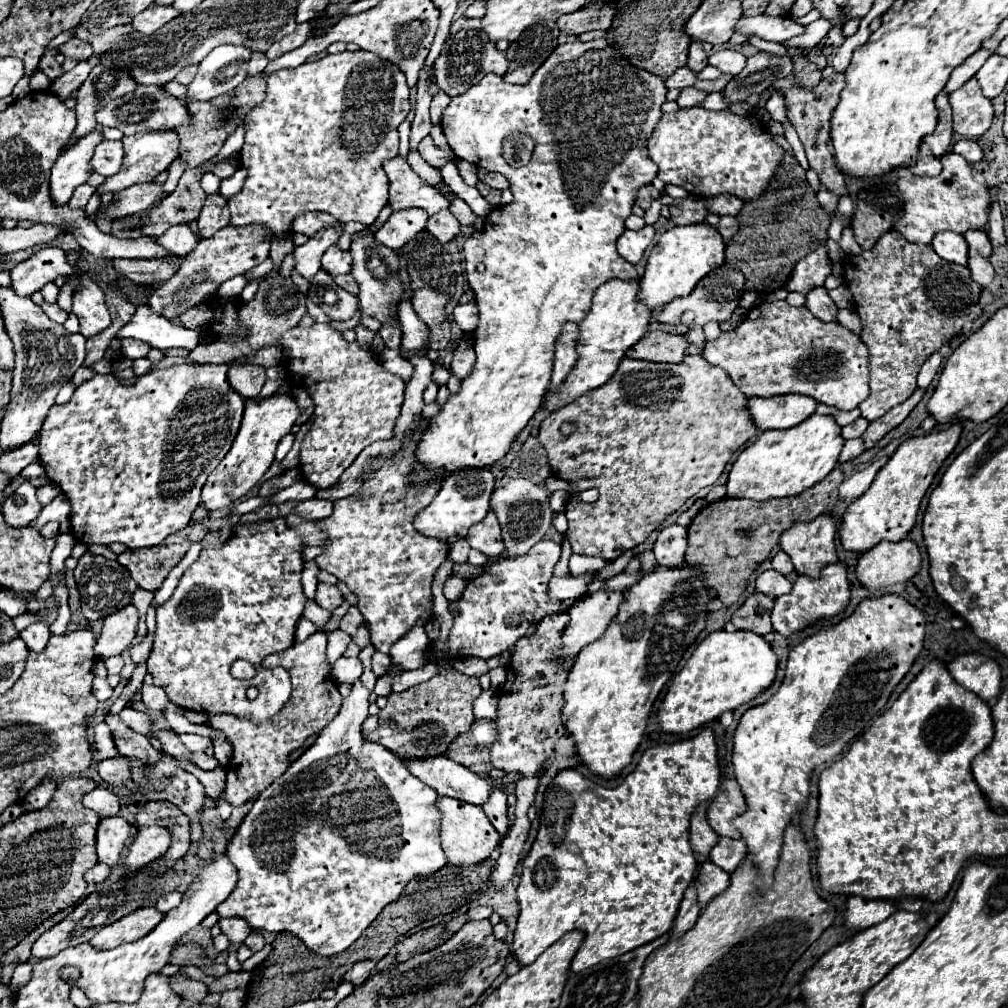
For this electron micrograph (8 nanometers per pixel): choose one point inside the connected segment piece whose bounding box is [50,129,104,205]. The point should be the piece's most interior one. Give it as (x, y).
(72, 168)

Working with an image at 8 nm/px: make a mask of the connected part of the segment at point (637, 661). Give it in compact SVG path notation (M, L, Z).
M694 567L684 569L654 569L646 573L636 585L628 589L628 601L620 605L618 615L608 625L604 635L594 643L586 645L574 667L568 673L568 679L562 687L562 723L566 733L574 739L576 753L580 761L598 777L614 779L620 771L630 765L634 751L638 749L652 705L676 671L682 655L696 641L700 631L706 627L706 605L710 601L710 591L704 589L702 577Z

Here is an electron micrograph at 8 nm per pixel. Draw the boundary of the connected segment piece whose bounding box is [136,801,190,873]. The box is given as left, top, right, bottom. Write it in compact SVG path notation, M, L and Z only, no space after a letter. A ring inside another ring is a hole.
M152 801L146 803L138 813L136 813L136 823L138 827L148 827L148 825L160 825L166 827L172 835L170 847L164 853L164 857L158 857L152 863L152 869L156 873L166 873L178 859L182 859L190 847L190 819L178 809L168 805L168 801Z

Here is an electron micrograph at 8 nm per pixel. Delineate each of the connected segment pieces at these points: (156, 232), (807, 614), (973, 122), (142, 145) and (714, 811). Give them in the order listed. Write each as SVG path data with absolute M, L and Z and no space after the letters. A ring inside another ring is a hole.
M204 165L188 169L180 183L178 189L170 195L166 195L158 205L150 209L150 213L138 223L142 235L146 237L160 237L168 231L172 225L180 223L190 223L200 217L200 209L206 201L206 193L200 187L200 177L208 173Z
M834 563L834 565L828 565L826 569L822 569L822 573L816 581L810 581L808 577L798 575L792 591L788 595L782 595L776 599L776 605L772 611L772 625L774 625L776 633L790 637L792 633L796 633L800 629L814 625L818 619L830 619L830 617L840 615L842 611L846 611L848 603L850 603L850 587L846 581L846 567L842 563Z
M970 79L966 85L950 93L954 133L968 139L978 139L988 131L994 119L994 109L990 99L982 95L982 89L976 79Z
M140 131L140 133L136 133L136 135L124 137L122 143L124 143L124 151L126 151L122 169L120 169L118 175L106 179L106 183L98 187L98 193L100 193L100 195L106 195L106 193L118 195L122 189L126 189L126 187L130 187L130 185L152 181L158 173L166 171L168 165L178 157L180 139L178 139L176 131Z
M724 779L720 783L720 793L710 801L708 807L708 823L720 837L734 837L740 835L732 829L732 819L744 813L746 801L740 791L740 785L734 779Z

